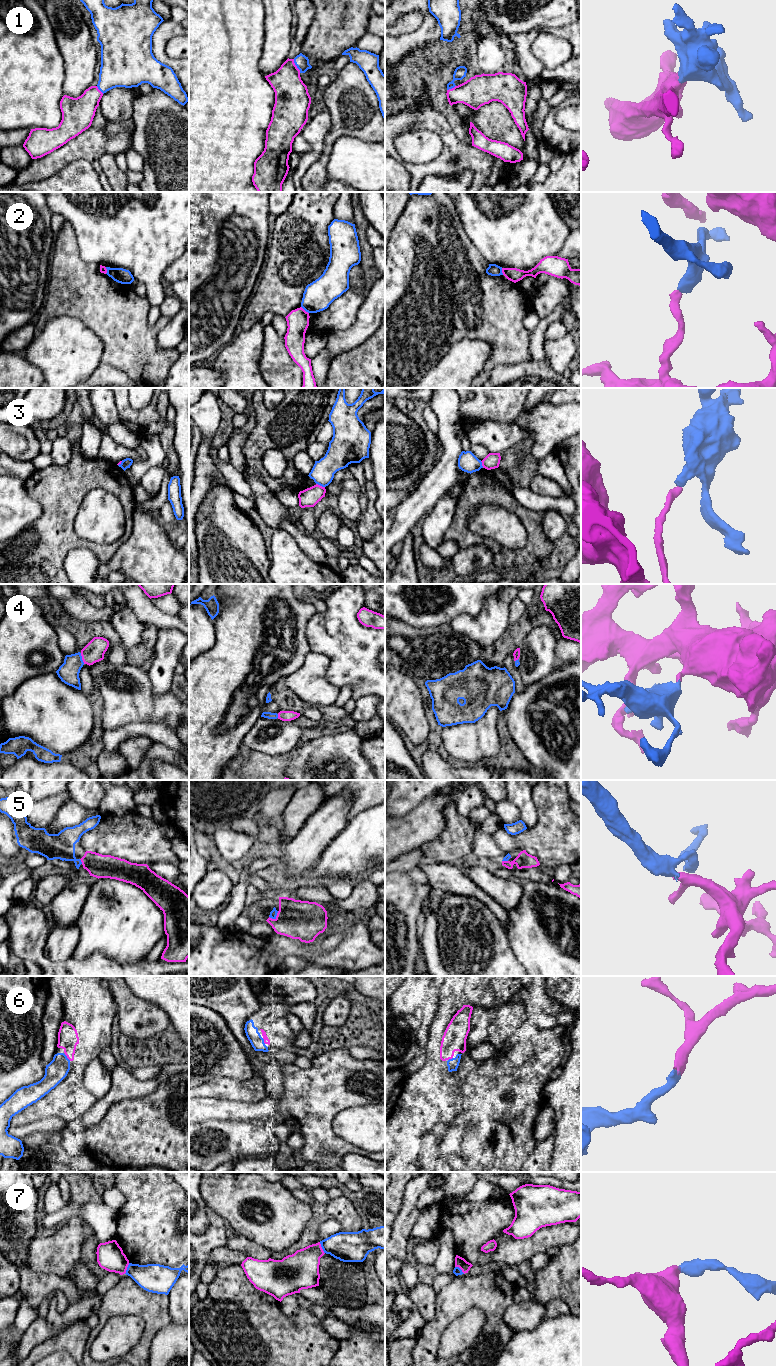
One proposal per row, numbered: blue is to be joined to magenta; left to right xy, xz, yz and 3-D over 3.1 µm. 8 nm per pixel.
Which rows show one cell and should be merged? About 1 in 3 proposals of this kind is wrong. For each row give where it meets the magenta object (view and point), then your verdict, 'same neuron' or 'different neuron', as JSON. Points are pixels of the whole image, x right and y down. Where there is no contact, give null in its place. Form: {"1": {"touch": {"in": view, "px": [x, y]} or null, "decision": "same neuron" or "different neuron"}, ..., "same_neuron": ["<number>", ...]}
{"1": {"touch": {"in": "xz", "px": [296, 66]}, "decision": "same neuron"}, "2": {"touch": {"in": "xz", "px": [304, 310]}, "decision": "different neuron"}, "3": {"touch": {"in": "xz", "px": [319, 485]}, "decision": "different neuron"}, "4": {"touch": {"in": "xy", "px": [82, 658]}, "decision": "same neuron"}, "5": {"touch": {"in": "xz", "px": [276, 917]}, "decision": "same neuron"}, "6": {"touch": {"in": "xy", "px": [67, 1057]}, "decision": "same neuron"}, "7": {"touch": {"in": "xz", "px": [321, 1248]}, "decision": "different neuron"}, "same_neuron": ["1", "4", "5", "6"]}

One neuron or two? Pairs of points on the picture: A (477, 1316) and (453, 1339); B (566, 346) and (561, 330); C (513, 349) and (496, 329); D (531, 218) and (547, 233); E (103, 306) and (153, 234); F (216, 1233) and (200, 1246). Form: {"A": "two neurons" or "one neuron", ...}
{"A": "one neuron", "B": "two neurons", "C": "one neuron", "D": "one neuron", "E": "two neurons", "F": "one neuron"}

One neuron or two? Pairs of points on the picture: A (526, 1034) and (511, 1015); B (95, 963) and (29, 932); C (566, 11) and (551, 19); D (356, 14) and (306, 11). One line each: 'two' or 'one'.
A: two
B: one
C: one
D: two

